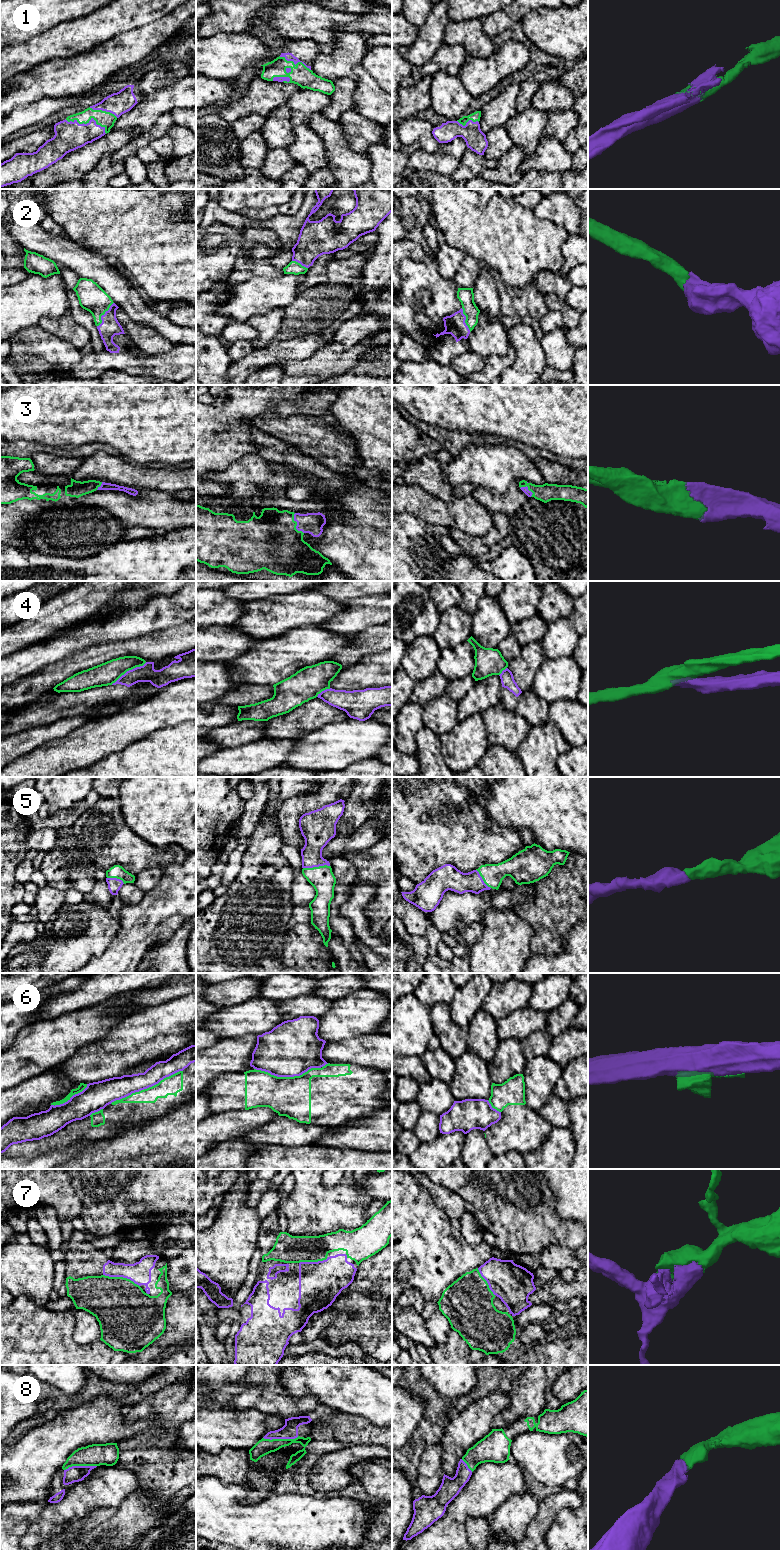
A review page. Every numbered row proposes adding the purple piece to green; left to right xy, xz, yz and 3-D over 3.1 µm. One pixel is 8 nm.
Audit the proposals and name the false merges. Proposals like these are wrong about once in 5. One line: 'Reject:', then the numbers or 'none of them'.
Reject: 4, 6

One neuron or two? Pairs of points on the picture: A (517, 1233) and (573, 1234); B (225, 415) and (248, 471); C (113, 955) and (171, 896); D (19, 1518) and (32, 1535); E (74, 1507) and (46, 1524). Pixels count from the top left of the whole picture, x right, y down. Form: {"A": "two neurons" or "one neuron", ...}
{"A": "one neuron", "B": "two neurons", "C": "one neuron", "D": "two neurons", "E": "one neuron"}

